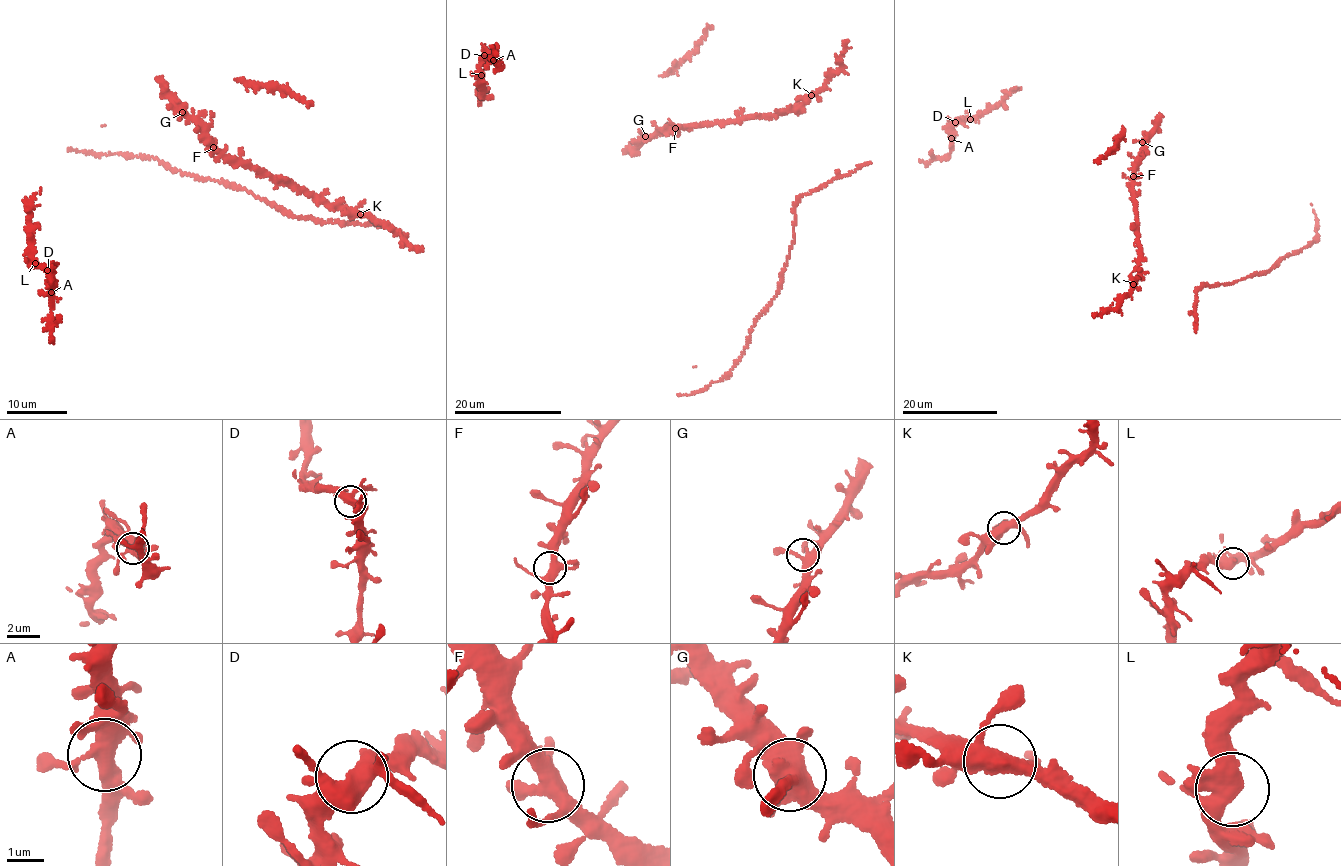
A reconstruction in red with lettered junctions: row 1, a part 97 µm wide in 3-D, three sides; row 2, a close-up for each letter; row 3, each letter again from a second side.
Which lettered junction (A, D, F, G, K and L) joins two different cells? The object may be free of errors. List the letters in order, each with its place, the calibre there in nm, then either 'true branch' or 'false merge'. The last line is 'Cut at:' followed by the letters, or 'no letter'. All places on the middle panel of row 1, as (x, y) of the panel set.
A: (493, 60) | 420 nm | true branch
D: (484, 55) | 400 nm | true branch
F: (675, 128) | 420 nm | true branch
G: (645, 136) | 400 nm | true branch
K: (811, 95) | 400 nm | true branch
L: (481, 75) | 420 nm | true branch
Cut at: no letter

